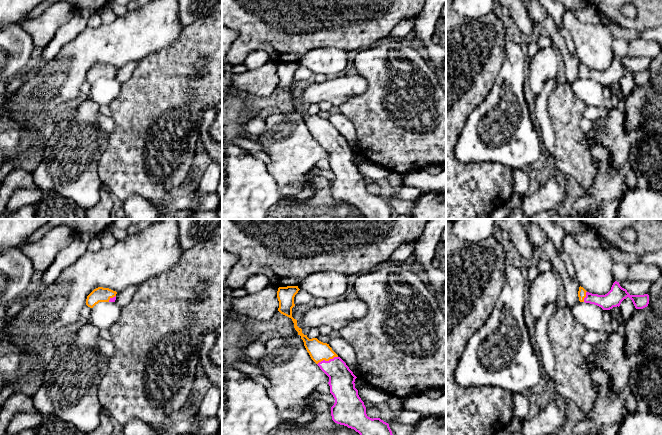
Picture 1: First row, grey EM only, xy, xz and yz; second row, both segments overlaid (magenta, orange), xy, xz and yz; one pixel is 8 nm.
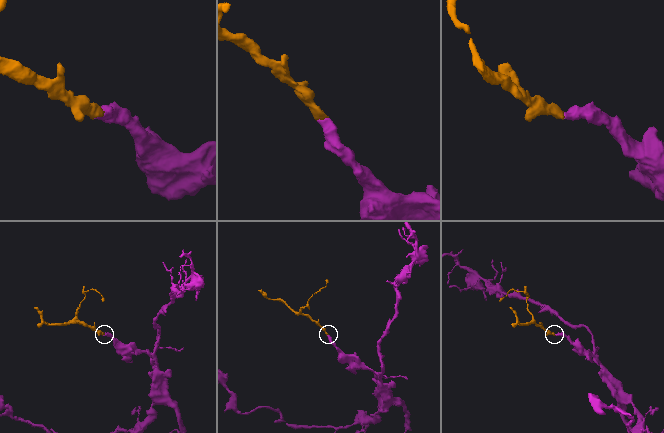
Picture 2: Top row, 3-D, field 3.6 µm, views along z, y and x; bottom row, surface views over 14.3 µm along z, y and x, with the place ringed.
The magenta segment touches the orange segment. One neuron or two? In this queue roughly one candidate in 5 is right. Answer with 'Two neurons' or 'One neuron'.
One neuron

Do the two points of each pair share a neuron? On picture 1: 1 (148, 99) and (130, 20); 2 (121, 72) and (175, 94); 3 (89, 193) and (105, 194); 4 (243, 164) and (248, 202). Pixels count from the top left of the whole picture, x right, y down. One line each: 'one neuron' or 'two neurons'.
1: two neurons
2: two neurons
3: two neurons
4: one neuron

